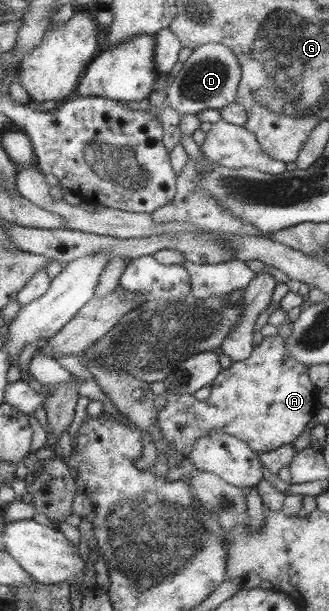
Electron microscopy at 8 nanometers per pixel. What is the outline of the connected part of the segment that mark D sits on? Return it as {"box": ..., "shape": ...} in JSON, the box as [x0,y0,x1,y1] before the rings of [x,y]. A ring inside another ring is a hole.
{"box":[165,42,241,115],"shape":[[[208,42],[195,48],[183,62],[183,68],[172,77],[165,93],[165,106],[178,115],[194,114],[202,110],[220,110],[222,106],[235,102],[235,92],[241,77],[240,67],[229,48]]]}

